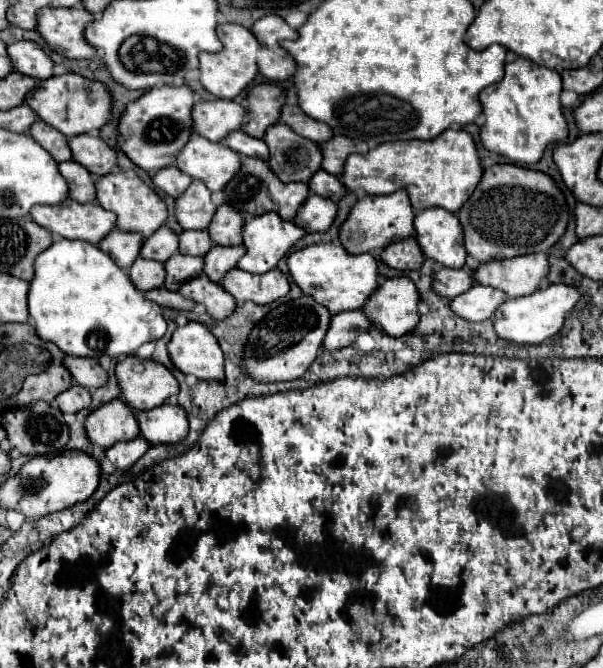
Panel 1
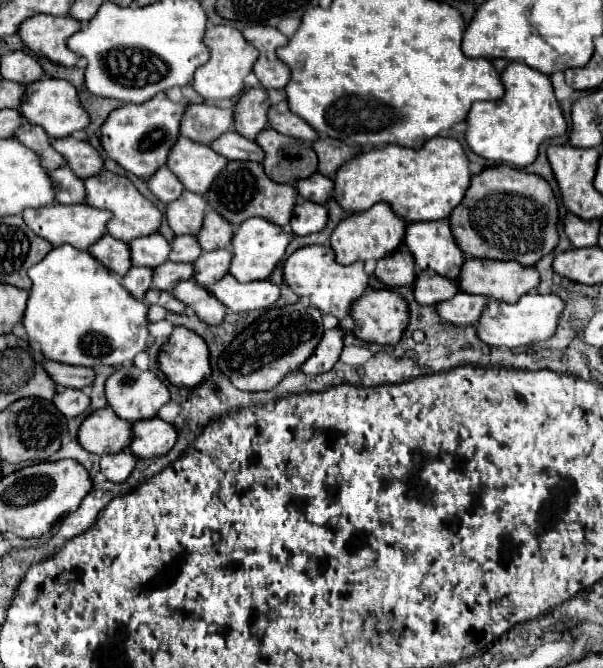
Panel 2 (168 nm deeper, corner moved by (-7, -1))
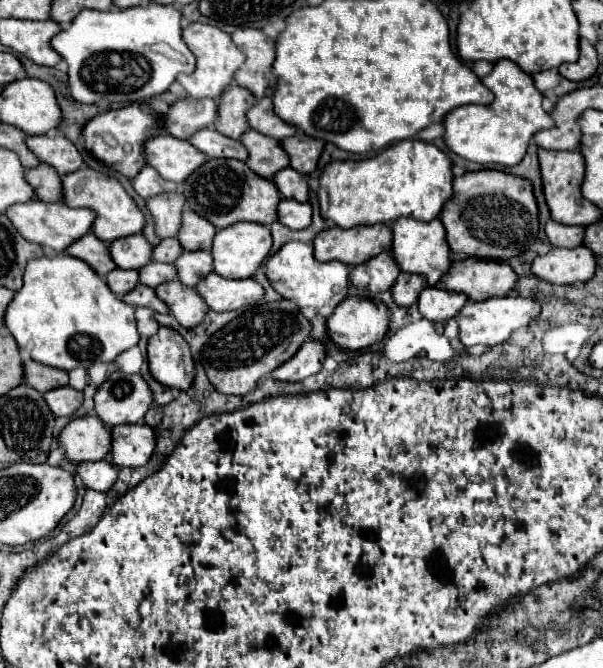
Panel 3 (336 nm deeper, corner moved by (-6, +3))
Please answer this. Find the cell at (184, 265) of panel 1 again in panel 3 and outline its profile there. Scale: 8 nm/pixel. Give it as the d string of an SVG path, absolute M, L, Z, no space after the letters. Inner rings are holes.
M149 262L143 268L139 268L139 282L149 286L149 288L157 288L161 282L167 280L175 280L175 266L173 264L161 264L161 262Z

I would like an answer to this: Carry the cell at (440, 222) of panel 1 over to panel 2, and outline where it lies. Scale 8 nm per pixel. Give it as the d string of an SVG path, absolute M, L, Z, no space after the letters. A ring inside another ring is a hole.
M448 220L408 224L404 244L420 270L434 270L446 278L458 278L466 256L456 248Z

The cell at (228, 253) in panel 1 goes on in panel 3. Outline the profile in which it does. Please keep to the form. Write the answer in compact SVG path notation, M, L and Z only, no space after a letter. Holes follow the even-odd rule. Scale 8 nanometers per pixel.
M205 250L183 252L179 260L175 260L175 268L179 282L187 288L193 288L203 276L207 276L213 270L213 258Z

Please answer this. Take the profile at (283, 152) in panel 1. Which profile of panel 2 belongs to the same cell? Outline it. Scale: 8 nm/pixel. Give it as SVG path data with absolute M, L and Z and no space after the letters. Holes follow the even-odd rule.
M266 128L256 136L256 144L266 152L264 170L274 182L296 184L302 178L318 172L316 152L310 144L284 136L272 128Z

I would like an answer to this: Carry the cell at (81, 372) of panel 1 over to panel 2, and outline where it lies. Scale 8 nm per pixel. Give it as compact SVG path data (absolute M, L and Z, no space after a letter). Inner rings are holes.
M44 360L42 366L46 368L46 372L50 374L50 378L60 384L60 386L70 386L70 388L84 388L84 386L92 386L96 372L90 368L80 368L80 366L68 366L68 364L60 364L54 360Z

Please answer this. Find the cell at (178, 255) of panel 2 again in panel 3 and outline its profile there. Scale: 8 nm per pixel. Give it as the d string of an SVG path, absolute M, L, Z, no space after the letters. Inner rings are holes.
M165 238L165 240L161 240L153 248L151 256L153 256L155 262L169 262L169 264L173 264L179 258L181 252L183 252L183 248L181 248L181 244L179 244L177 238Z

